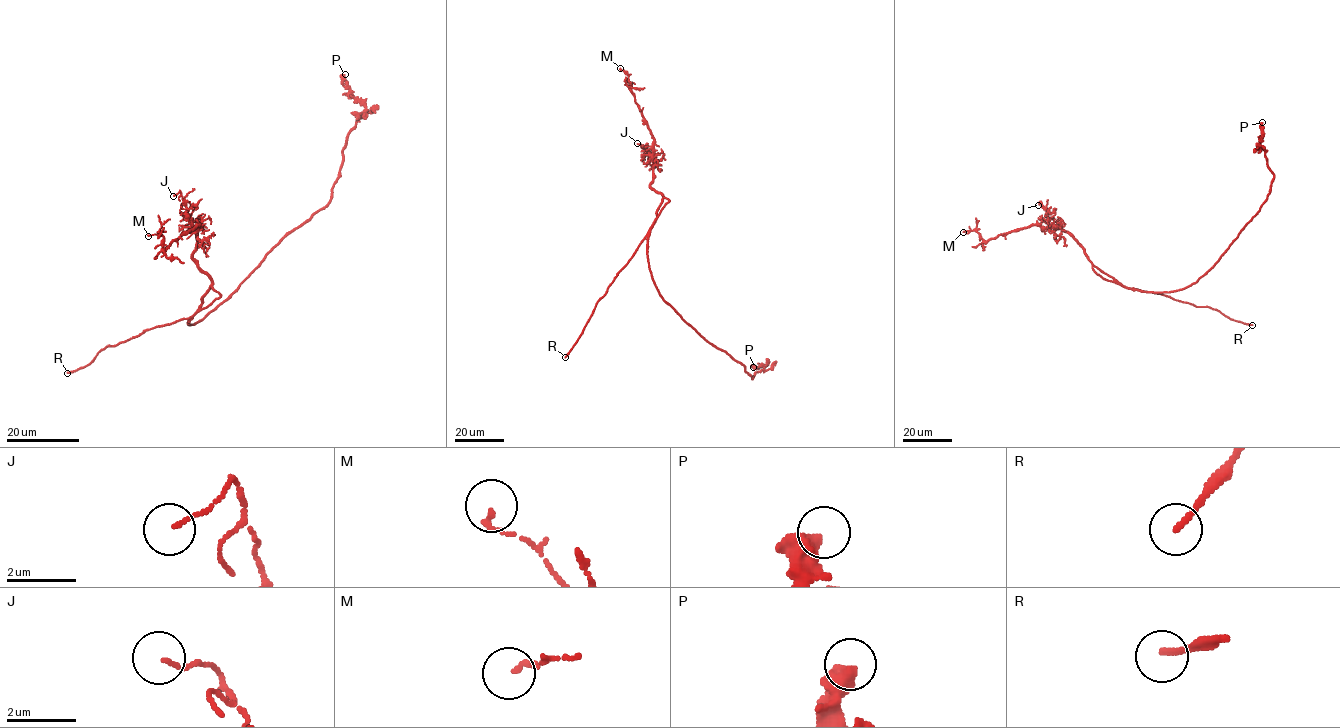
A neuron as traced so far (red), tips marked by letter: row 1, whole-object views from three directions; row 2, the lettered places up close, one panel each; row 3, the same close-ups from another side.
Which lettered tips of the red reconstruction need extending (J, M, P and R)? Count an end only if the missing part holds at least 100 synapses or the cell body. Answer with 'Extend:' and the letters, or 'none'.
Extend: R

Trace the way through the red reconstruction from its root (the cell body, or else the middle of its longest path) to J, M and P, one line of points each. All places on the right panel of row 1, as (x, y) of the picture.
J: (1171, 291), (1122, 286), (1093, 264), (1070, 234), (1052, 227), (1047, 210), (1040, 201), (1038, 205)
M: (1171, 291), (1122, 286), (1098, 269), (1081, 245), (1058, 228), (1032, 224), (986, 241), (974, 230), (963, 232)
P: (1171, 291), (1189, 286), (1203, 276), (1266, 199), (1274, 174), (1268, 167), (1264, 151), (1259, 146), (1262, 122)

